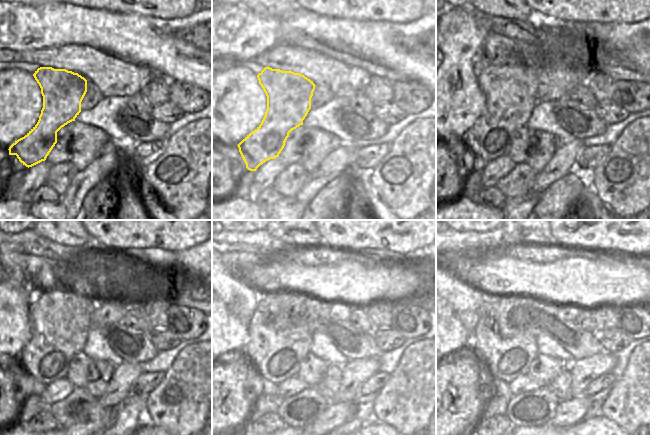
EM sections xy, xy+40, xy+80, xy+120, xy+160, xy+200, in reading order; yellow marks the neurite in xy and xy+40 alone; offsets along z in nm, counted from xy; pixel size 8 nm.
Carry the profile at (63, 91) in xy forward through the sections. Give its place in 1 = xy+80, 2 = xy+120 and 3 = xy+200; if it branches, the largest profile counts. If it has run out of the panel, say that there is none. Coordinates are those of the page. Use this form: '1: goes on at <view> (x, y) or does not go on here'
1: goes on at xy+80 (509, 87)
2: goes on at xy+120 (60, 319)
3: goes on at xy+200 (507, 359)

